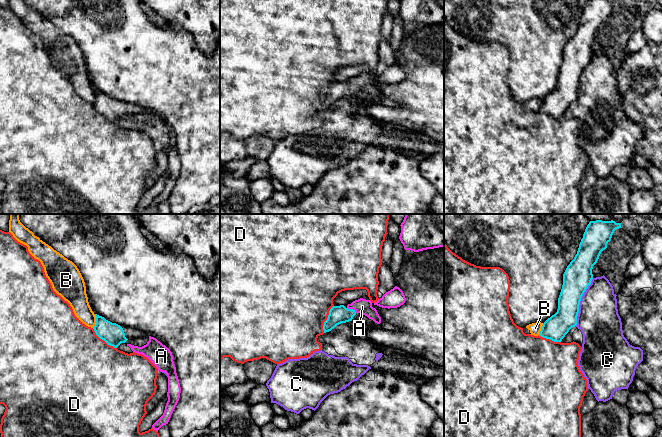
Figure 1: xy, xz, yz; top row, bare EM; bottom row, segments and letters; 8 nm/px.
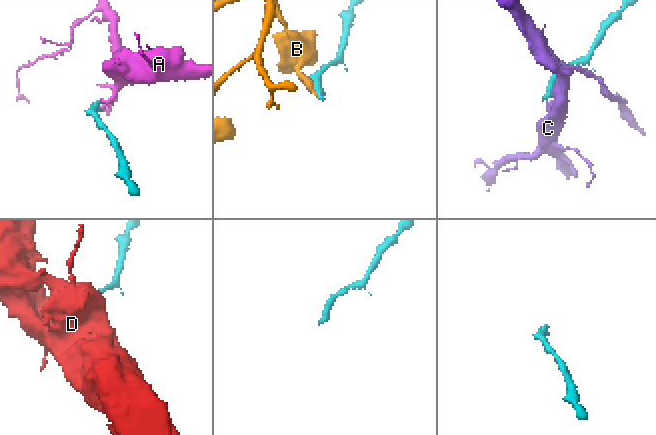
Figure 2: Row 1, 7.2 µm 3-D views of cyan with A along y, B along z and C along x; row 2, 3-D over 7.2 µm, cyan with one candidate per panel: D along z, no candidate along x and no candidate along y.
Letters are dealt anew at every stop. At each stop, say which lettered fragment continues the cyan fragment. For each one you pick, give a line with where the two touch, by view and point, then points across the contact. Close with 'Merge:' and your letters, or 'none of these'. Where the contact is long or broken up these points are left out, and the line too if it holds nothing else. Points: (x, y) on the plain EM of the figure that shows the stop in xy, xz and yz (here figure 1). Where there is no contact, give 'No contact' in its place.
A: Touches cyan at xz (352, 85). Path across: xz (340, 90), (347, 90), (352, 85), (356, 82), (362, 82)
Merge: A

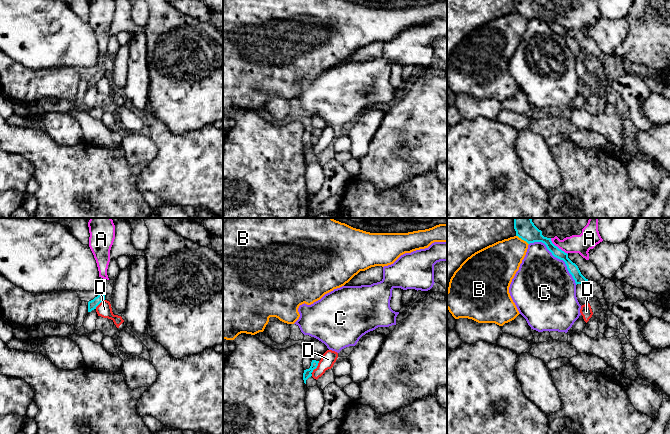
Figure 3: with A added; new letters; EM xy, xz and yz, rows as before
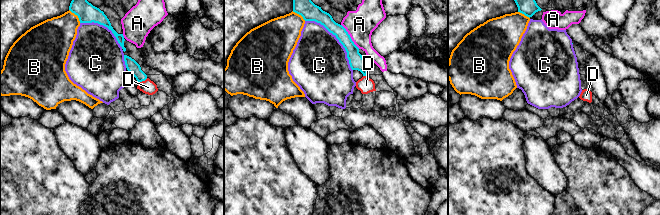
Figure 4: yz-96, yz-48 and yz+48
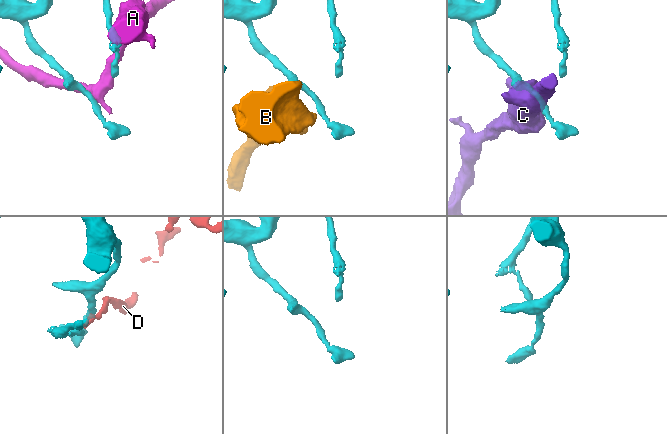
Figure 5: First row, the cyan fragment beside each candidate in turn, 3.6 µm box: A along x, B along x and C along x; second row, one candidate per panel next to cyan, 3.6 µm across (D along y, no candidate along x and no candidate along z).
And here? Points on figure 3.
Merge: none of these

